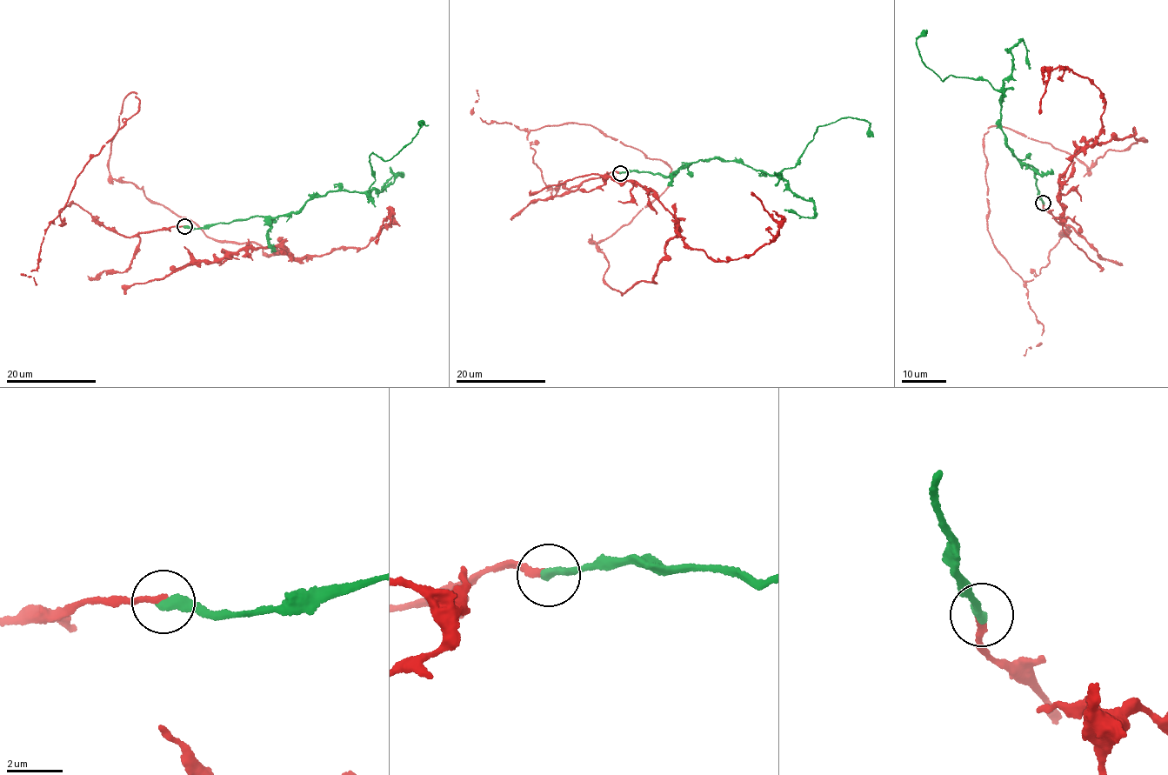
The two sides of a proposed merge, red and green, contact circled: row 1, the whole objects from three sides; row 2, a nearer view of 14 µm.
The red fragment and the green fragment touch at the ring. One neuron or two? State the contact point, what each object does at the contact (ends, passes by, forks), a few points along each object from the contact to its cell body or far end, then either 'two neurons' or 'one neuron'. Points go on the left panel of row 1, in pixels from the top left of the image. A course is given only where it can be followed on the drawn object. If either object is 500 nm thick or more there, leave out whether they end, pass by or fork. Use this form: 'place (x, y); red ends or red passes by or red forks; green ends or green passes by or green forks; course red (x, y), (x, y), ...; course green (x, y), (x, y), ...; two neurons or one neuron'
place (184, 226); red ends; green ends; course red (184, 226), (53, 223), (128, 93), (109, 174), (208, 236), (299, 260), (392, 217), (376, 243); course green (184, 226), (274, 217), (338, 189), (368, 193), (370, 154), (385, 161), (429, 125); one neuron

